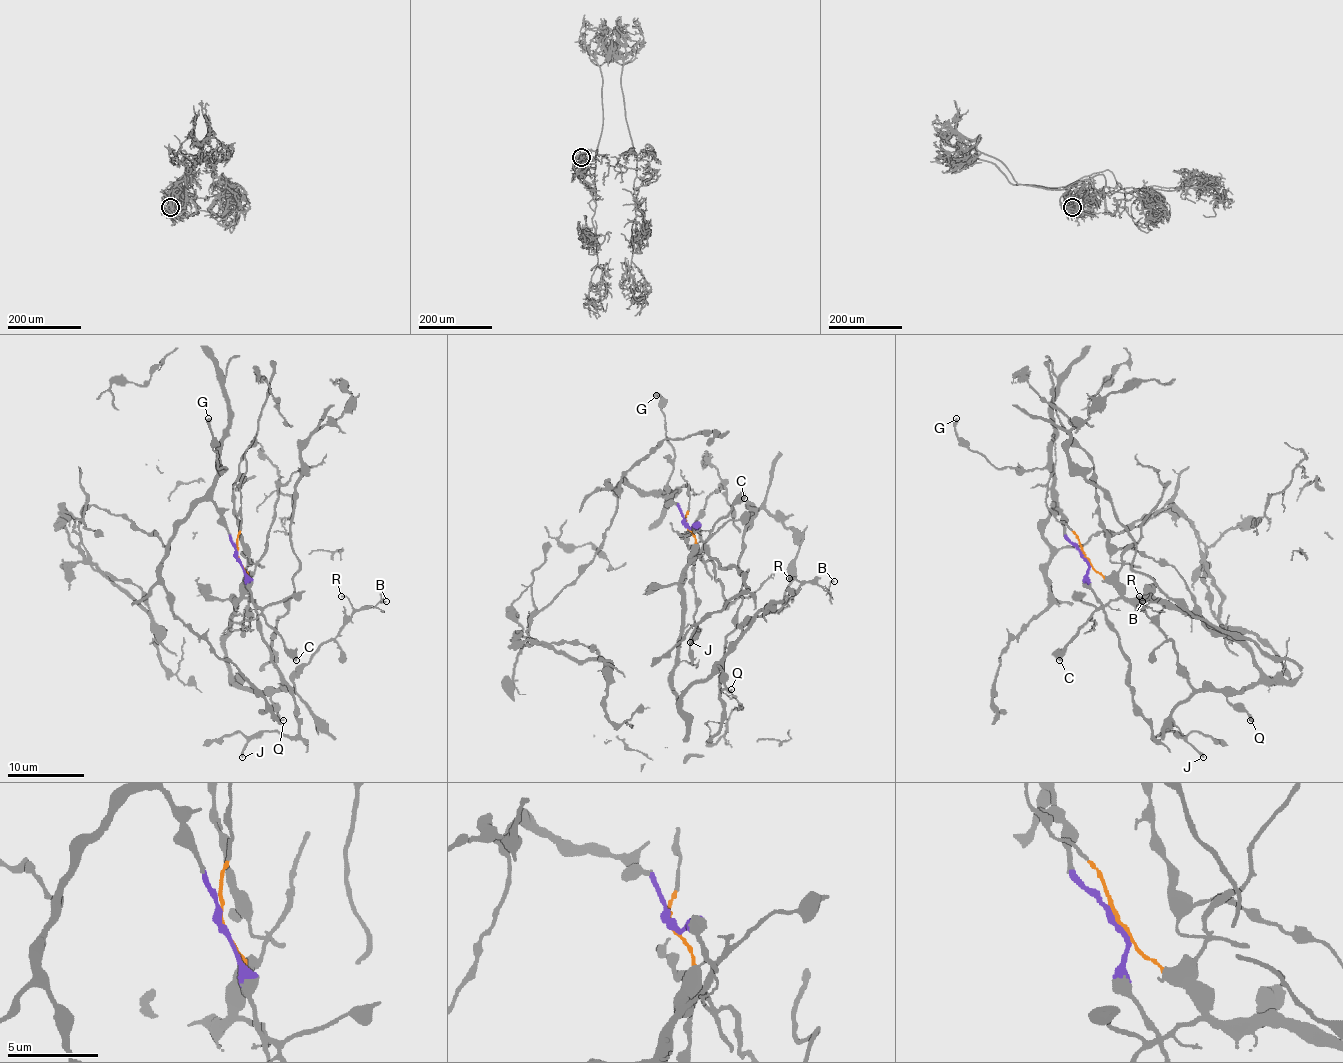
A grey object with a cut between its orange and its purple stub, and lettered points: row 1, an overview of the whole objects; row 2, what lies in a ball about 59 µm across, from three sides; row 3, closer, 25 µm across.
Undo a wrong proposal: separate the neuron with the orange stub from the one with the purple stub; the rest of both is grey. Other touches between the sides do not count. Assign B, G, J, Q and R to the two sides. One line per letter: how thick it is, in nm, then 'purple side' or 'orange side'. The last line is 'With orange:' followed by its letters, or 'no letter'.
B: 110 nm | orange side
G: 360 nm | purple side
J: 260 nm | purple side
Q: 160 nm | orange side
R: 120 nm | orange side
With orange: B, Q, R

